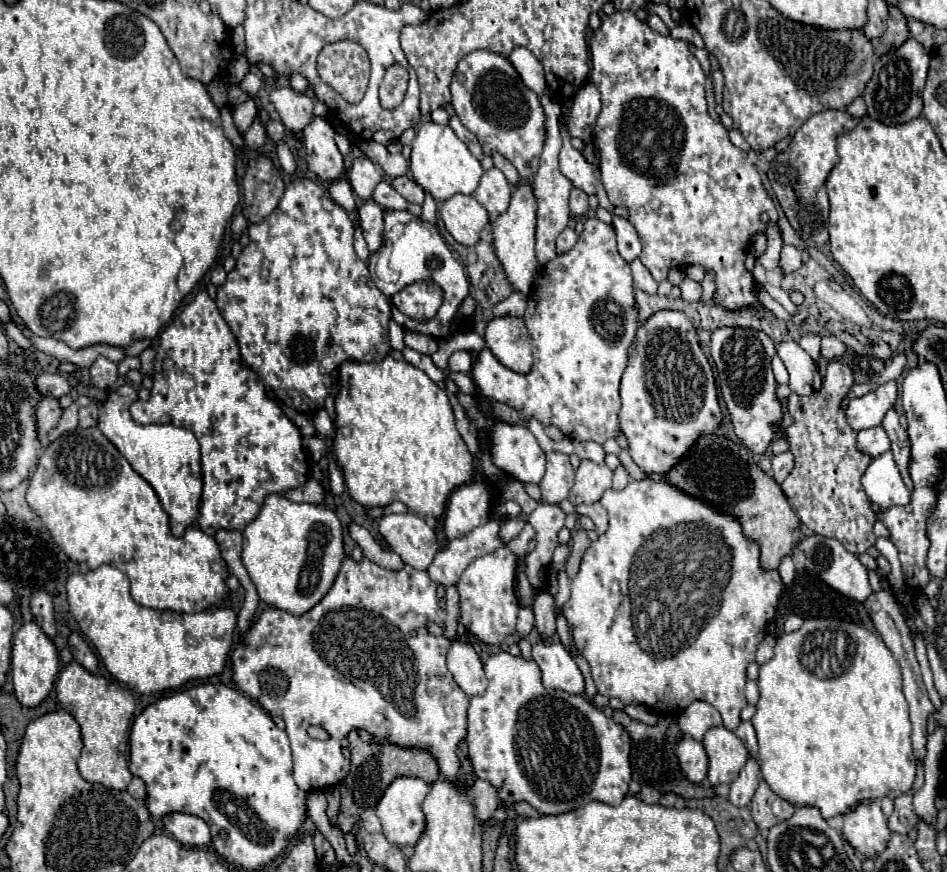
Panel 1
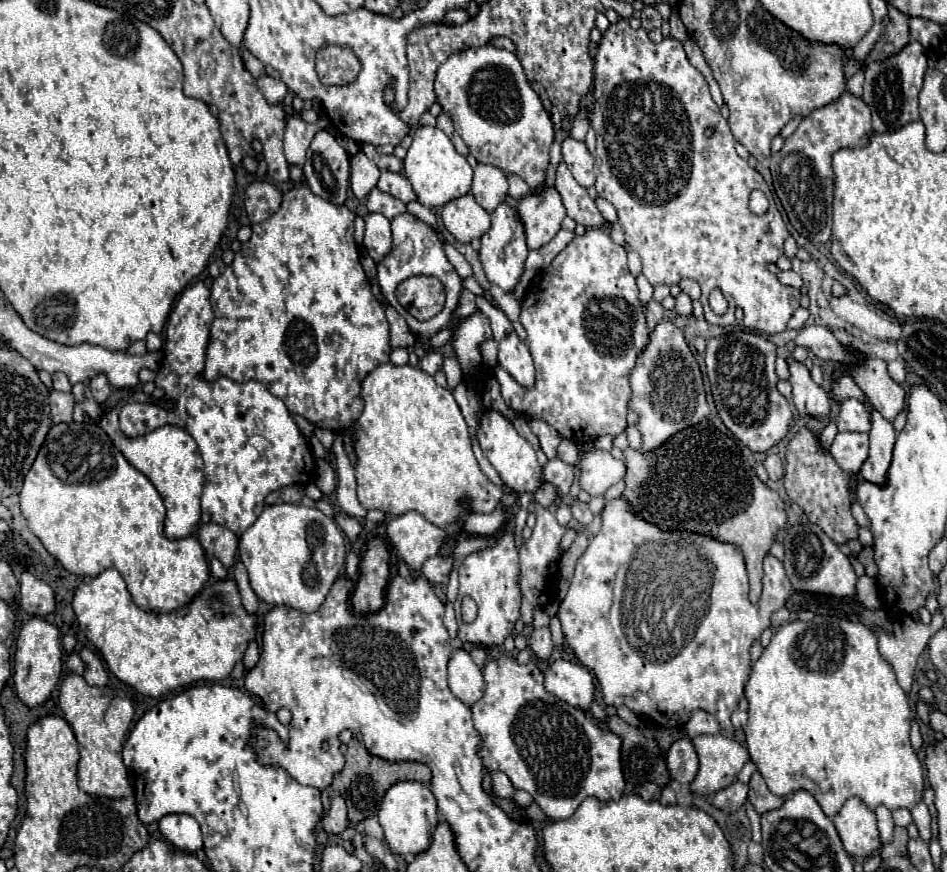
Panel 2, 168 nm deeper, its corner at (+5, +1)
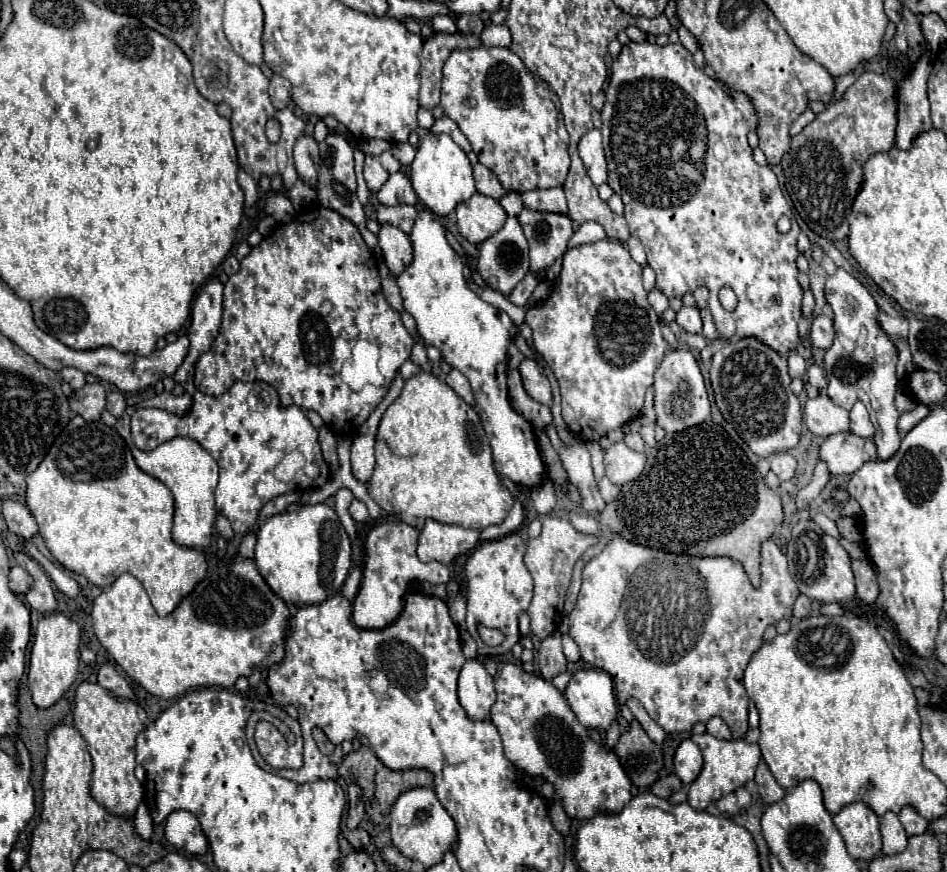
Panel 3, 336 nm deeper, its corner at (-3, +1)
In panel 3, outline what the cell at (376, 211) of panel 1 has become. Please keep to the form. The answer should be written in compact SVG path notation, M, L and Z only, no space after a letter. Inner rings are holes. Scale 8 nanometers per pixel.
M381 225L377 239L385 257L385 265L393 275L399 275L411 263L413 247L409 235L399 231L395 225Z

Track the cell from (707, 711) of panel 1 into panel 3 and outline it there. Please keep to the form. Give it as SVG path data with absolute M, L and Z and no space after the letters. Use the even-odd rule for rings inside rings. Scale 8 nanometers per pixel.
M711 717L707 721L707 733L711 733L717 739L731 739L731 731L721 717Z

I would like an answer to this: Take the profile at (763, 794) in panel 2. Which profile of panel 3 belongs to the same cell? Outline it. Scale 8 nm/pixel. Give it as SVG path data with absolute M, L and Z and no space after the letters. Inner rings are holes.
M761 761L759 767L757 767L757 773L755 773L755 783L757 783L757 791L763 799L765 805L771 805L771 803L777 803L779 799L783 799L785 795L785 789L777 785L773 773L769 771L769 767Z

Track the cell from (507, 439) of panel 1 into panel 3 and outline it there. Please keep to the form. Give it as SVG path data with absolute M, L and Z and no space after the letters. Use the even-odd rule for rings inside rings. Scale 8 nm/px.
M419 211L409 237L413 243L413 261L397 275L405 311L415 317L417 331L425 345L439 347L445 361L469 379L475 395L475 411L491 441L497 471L527 489L541 485L545 479L545 465L535 443L533 427L511 409L507 397L505 353L511 343L509 329L513 325L509 315L485 303L469 289L463 277L465 265L447 243L443 225L431 211Z

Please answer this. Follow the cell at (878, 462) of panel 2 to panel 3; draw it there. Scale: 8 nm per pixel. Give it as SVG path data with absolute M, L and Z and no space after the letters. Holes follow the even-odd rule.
M837 269L825 283L825 297L835 313L835 341L825 351L825 373L827 373L827 395L843 409L849 409L849 399L861 399L869 405L871 421L875 425L875 445L877 459L891 459L901 445L897 431L899 413L895 409L895 389L897 389L897 351L889 337L881 331L875 317L879 307L875 305L869 291L845 269Z

